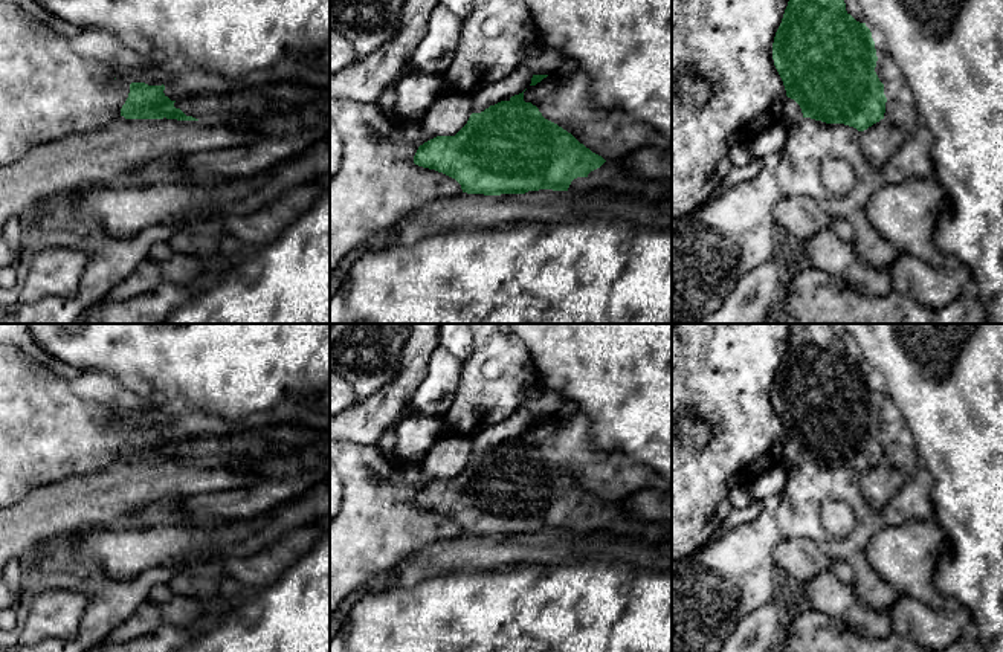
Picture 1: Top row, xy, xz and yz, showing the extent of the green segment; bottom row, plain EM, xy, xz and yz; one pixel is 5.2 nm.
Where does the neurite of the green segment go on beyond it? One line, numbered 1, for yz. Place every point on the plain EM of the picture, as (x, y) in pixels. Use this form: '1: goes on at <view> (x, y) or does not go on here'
1: does not go on here

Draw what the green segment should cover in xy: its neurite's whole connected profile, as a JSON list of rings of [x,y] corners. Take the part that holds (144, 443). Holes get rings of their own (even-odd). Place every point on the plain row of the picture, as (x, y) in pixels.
[[[131,424],[130,435],[121,450],[121,458],[125,461],[177,461],[177,463],[198,463],[186,458],[180,450],[174,449],[165,435],[165,428],[148,428],[145,424]]]

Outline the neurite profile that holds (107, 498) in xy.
[[[119,458],[108,467],[43,486],[18,504],[0,510],[0,576],[8,560],[23,557],[47,539],[93,527],[116,527],[144,507],[168,496],[191,496],[215,490],[247,487],[255,481],[227,461],[125,461]]]

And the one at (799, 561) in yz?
[[[783,539],[774,547],[772,557],[785,582],[794,586],[827,571],[834,562],[809,539]]]

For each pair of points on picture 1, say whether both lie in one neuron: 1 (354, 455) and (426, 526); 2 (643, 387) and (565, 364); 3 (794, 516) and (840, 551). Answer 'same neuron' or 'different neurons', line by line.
1: same neuron
2: same neuron
3: same neuron

